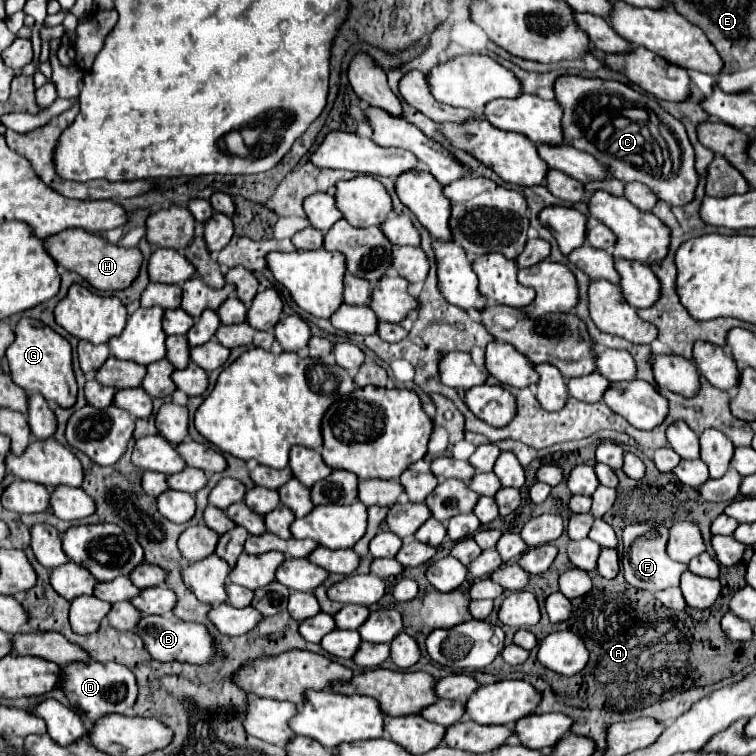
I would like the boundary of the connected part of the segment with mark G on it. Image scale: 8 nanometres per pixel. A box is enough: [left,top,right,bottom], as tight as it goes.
[6,318,76,408]

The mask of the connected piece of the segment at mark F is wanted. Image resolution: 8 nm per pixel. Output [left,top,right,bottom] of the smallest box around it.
[622,524,688,592]

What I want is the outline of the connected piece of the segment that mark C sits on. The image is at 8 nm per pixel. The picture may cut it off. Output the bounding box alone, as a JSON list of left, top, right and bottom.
[554,76,700,206]

